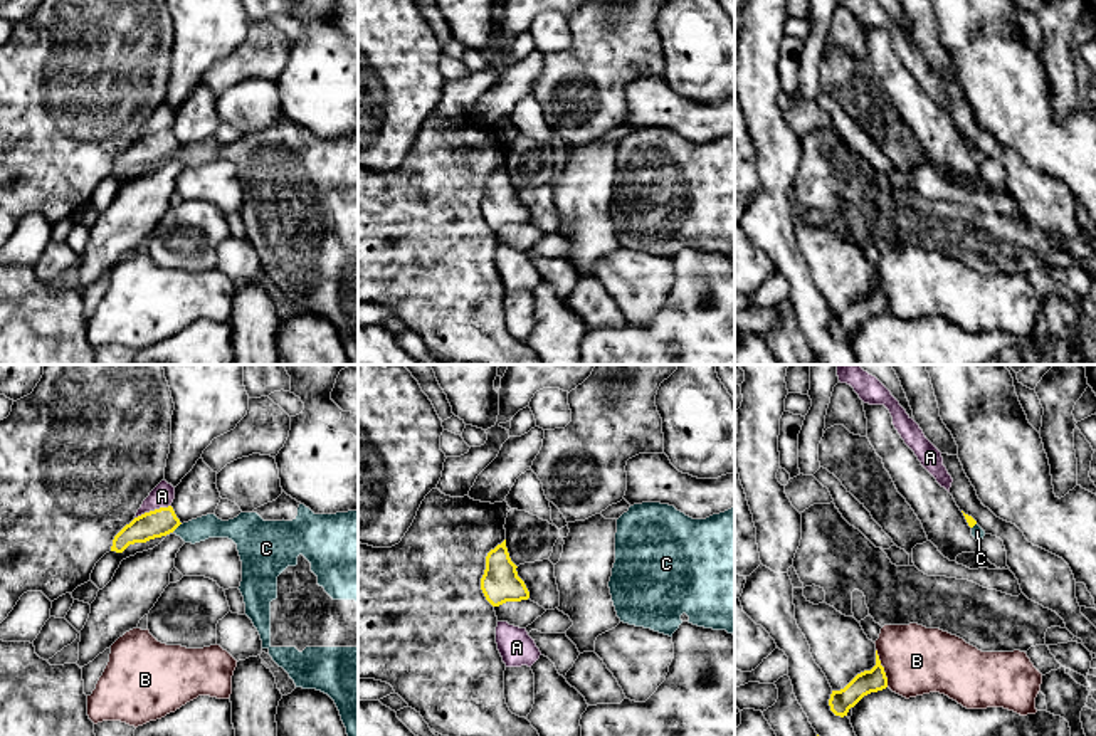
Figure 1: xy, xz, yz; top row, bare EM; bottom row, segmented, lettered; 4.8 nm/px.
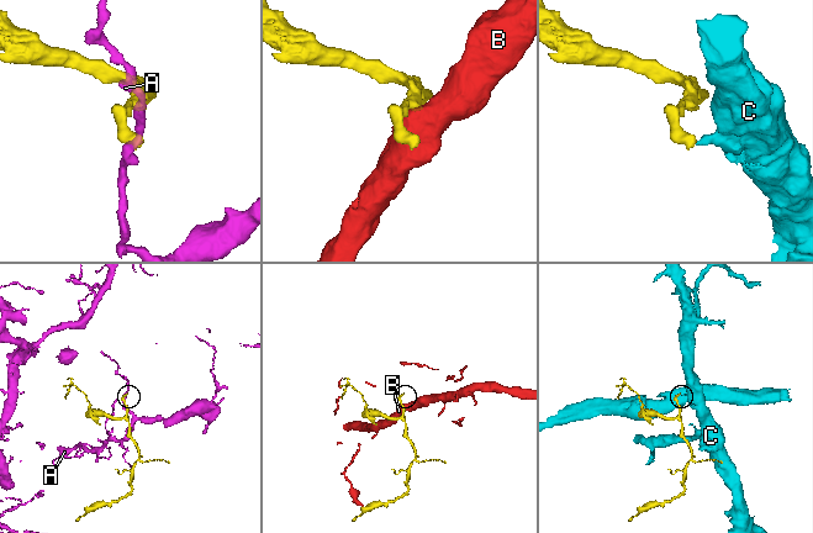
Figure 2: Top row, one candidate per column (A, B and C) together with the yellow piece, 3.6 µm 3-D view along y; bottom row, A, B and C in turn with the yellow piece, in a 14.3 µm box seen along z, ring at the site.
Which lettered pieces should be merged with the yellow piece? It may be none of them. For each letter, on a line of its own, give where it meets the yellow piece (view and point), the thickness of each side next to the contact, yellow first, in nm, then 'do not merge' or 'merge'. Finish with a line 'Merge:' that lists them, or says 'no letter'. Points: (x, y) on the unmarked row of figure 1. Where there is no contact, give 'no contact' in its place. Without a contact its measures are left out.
A: xy (152, 135) | 130/110 nm | do not merge
B: yz (883, 291) | 110/320 nm | do not merge
C: xy (175, 152) | 130/110 nm | do not merge
Merge: no letter

